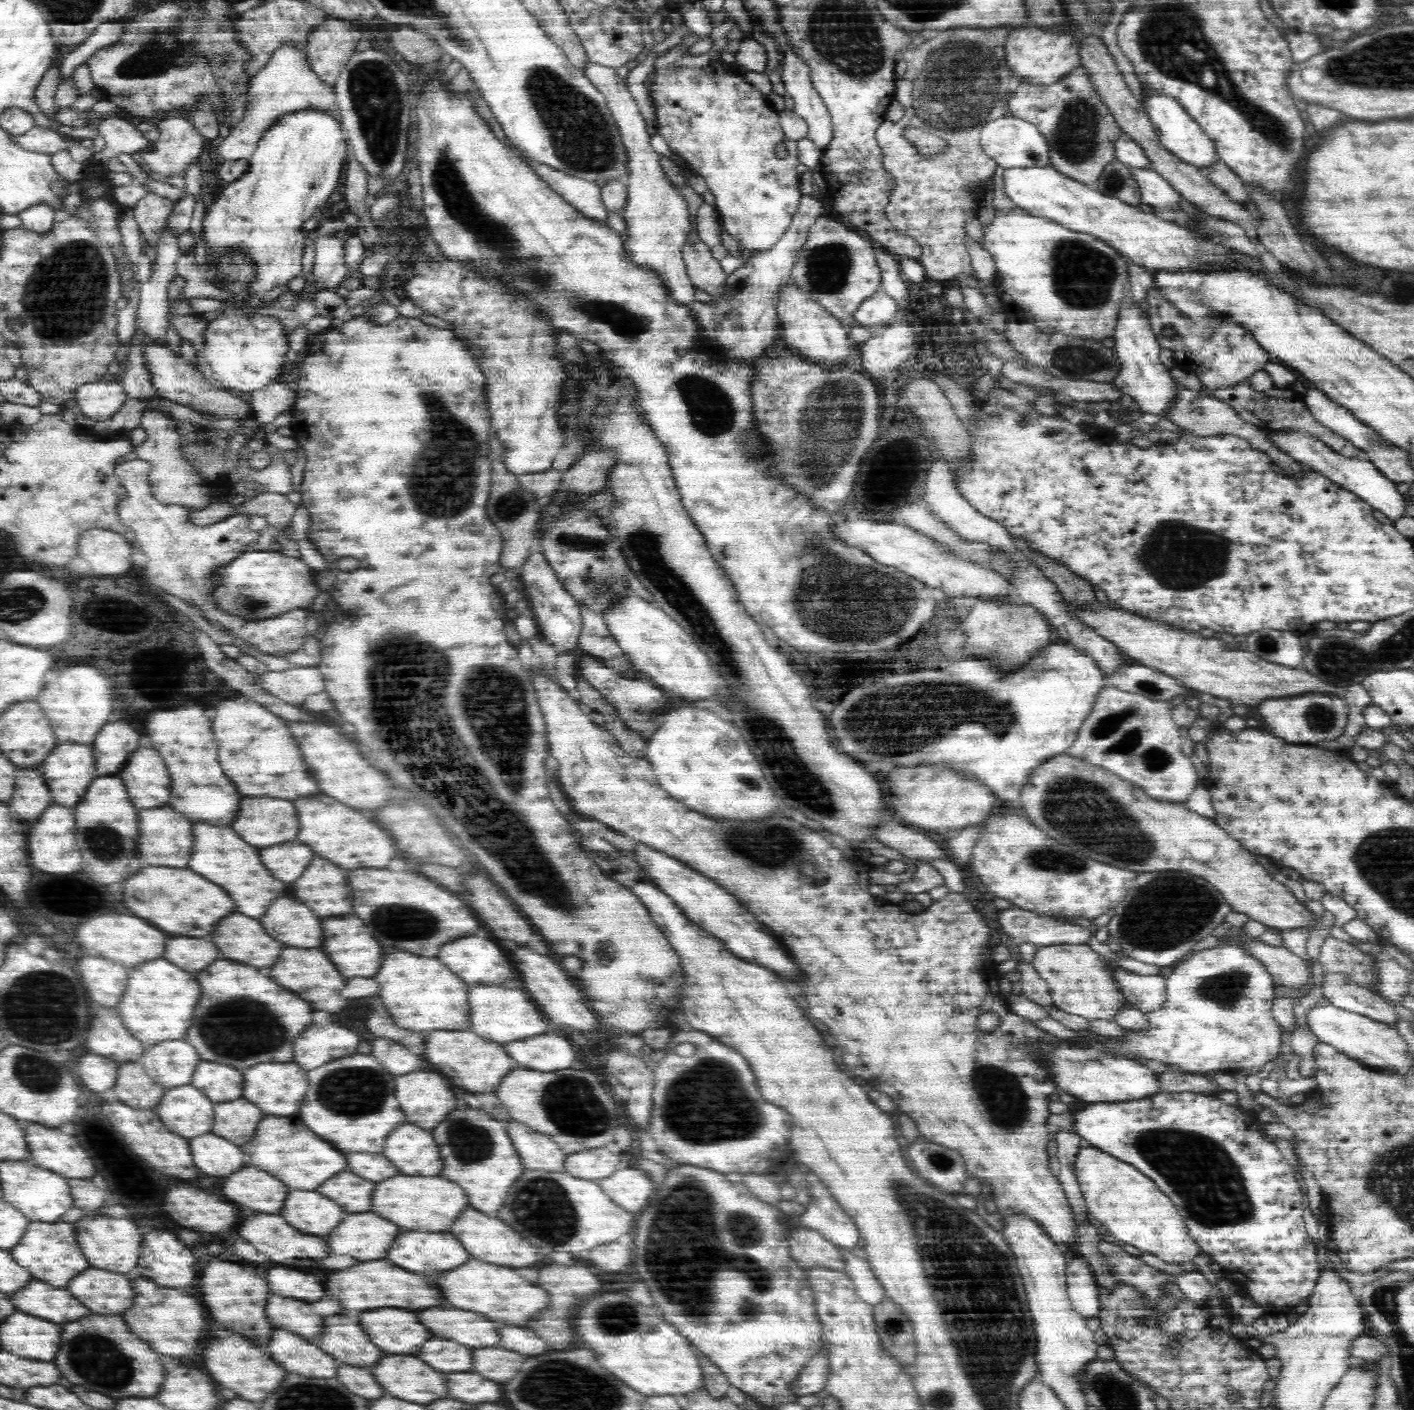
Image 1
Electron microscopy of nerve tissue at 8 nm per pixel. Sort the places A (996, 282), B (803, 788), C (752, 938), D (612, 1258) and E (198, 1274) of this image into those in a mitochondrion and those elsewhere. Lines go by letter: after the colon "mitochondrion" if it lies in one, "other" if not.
A: other
B: mitochondrion
C: other
D: other
E: other

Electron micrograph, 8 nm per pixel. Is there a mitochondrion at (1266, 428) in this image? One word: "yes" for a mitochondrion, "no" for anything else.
no

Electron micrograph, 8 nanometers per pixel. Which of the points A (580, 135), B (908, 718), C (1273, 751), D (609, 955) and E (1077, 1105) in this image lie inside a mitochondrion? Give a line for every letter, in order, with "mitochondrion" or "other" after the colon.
A: mitochondrion
B: mitochondrion
C: other
D: mitochondrion
E: other

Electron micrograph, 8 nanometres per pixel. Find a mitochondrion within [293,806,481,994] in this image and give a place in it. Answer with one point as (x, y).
(406, 923)

